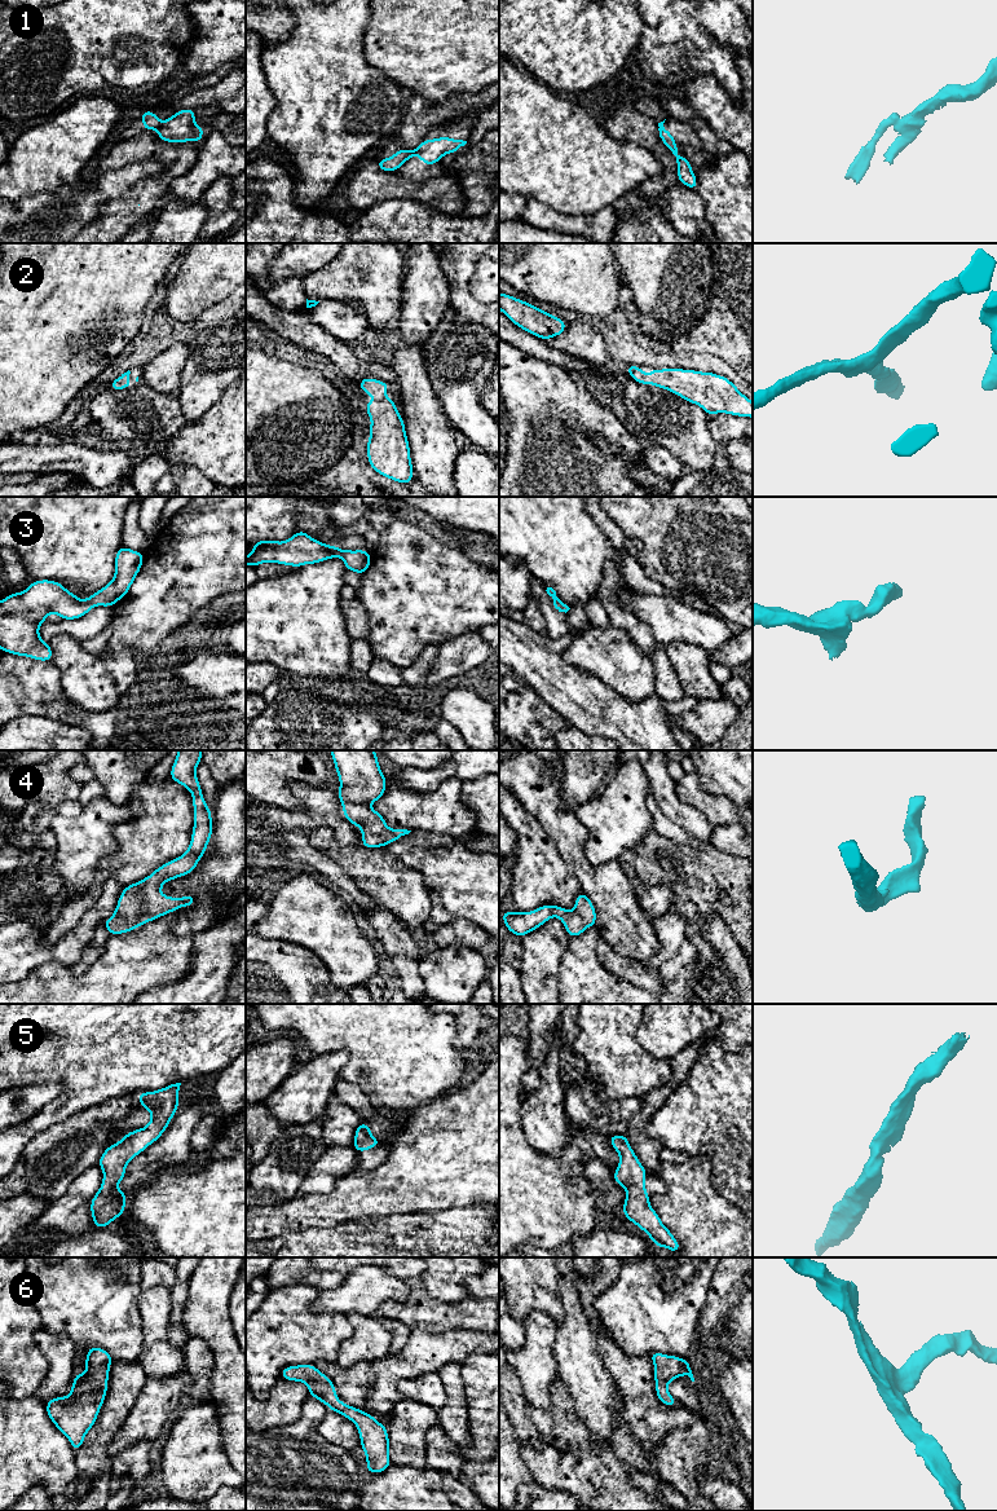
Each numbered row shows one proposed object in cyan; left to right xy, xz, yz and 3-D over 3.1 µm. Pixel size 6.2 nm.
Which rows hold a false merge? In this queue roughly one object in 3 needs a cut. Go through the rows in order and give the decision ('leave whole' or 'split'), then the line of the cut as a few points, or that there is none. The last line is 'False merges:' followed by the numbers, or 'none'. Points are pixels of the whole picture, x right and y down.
1: split | xz (413, 150), (407, 158)
2: leave whole | no cut
3: leave whole | no cut
4: leave whole | no cut
5: leave whole | no cut
6: leave whole | no cut
False merges: 1

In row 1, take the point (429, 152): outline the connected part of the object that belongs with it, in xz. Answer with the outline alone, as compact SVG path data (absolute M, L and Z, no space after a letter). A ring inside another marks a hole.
M436 137L432 141L424 138L422 144L413 150L409 159L418 155L424 164L432 166L433 163L438 163L444 155L456 153L466 144L467 141L454 140L451 137Z

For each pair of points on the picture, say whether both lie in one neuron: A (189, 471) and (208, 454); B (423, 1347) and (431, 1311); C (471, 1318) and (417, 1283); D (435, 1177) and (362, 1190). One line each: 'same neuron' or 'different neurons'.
A: different neurons
B: different neurons
C: same neuron
D: same neuron

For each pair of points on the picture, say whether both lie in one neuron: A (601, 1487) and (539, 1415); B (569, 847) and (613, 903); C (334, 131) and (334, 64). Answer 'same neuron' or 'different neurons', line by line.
A: same neuron
B: same neuron
C: same neuron

